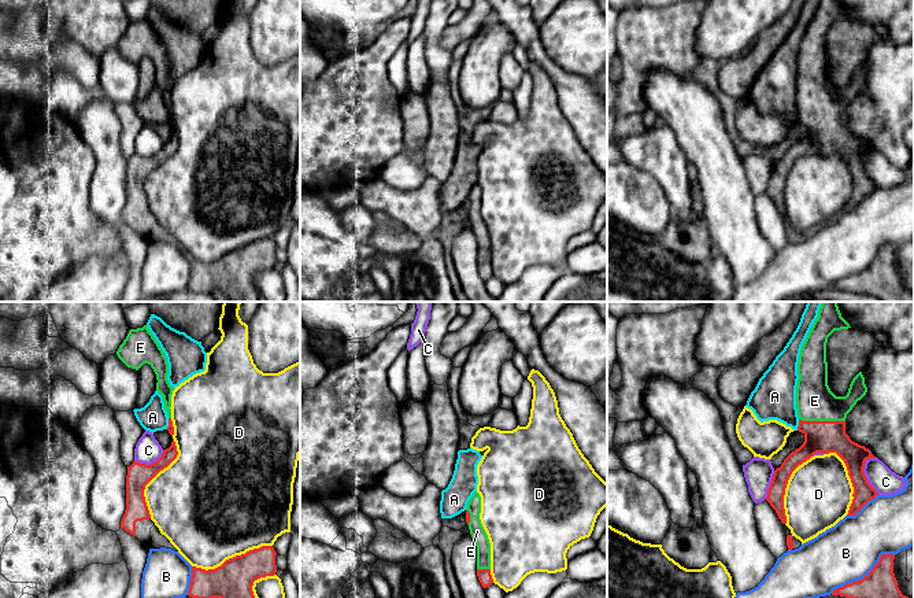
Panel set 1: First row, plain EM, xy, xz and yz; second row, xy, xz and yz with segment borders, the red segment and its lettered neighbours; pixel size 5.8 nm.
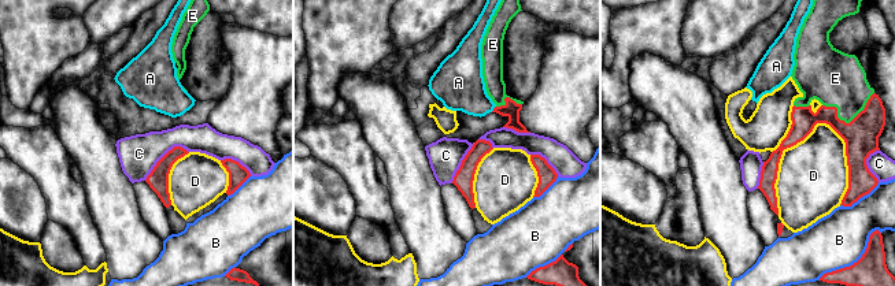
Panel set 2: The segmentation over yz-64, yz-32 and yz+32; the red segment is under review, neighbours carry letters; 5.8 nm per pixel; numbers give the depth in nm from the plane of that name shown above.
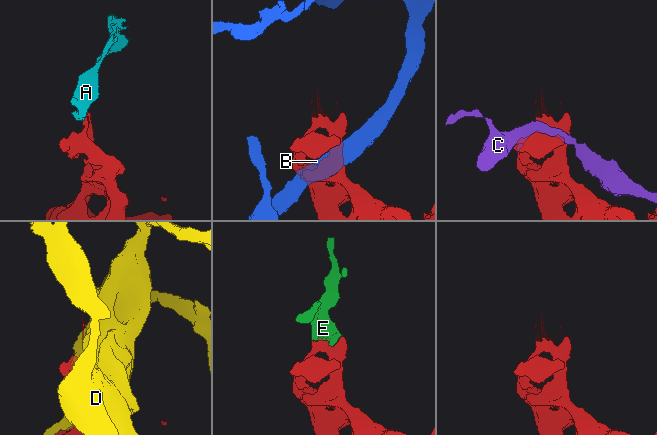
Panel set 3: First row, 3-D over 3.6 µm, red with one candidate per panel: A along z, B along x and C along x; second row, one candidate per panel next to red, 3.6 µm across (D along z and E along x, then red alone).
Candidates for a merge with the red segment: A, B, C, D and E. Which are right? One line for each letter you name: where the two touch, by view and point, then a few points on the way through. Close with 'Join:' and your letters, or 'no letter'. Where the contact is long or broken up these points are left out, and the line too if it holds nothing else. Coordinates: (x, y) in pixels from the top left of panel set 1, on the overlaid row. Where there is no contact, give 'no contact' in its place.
E: yz (822, 421)
Join: E

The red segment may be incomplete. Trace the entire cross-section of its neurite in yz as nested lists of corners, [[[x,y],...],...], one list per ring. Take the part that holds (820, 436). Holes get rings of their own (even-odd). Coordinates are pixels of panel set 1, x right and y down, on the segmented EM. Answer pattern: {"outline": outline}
{"outline": [[[822,302],[799,355],[796,409],[798,431],[804,435],[803,444],[792,451],[774,470],[766,501],[787,524],[784,495],[792,472],[817,453],[836,453],[845,464],[854,487],[854,499],[847,516],[855,516],[878,492],[869,484],[863,468],[869,458],[877,458],[869,448],[850,439],[845,418],[867,387],[859,372],[851,381],[845,396],[836,396],[828,385],[826,343],[835,331],[848,329],[837,302]]]}

